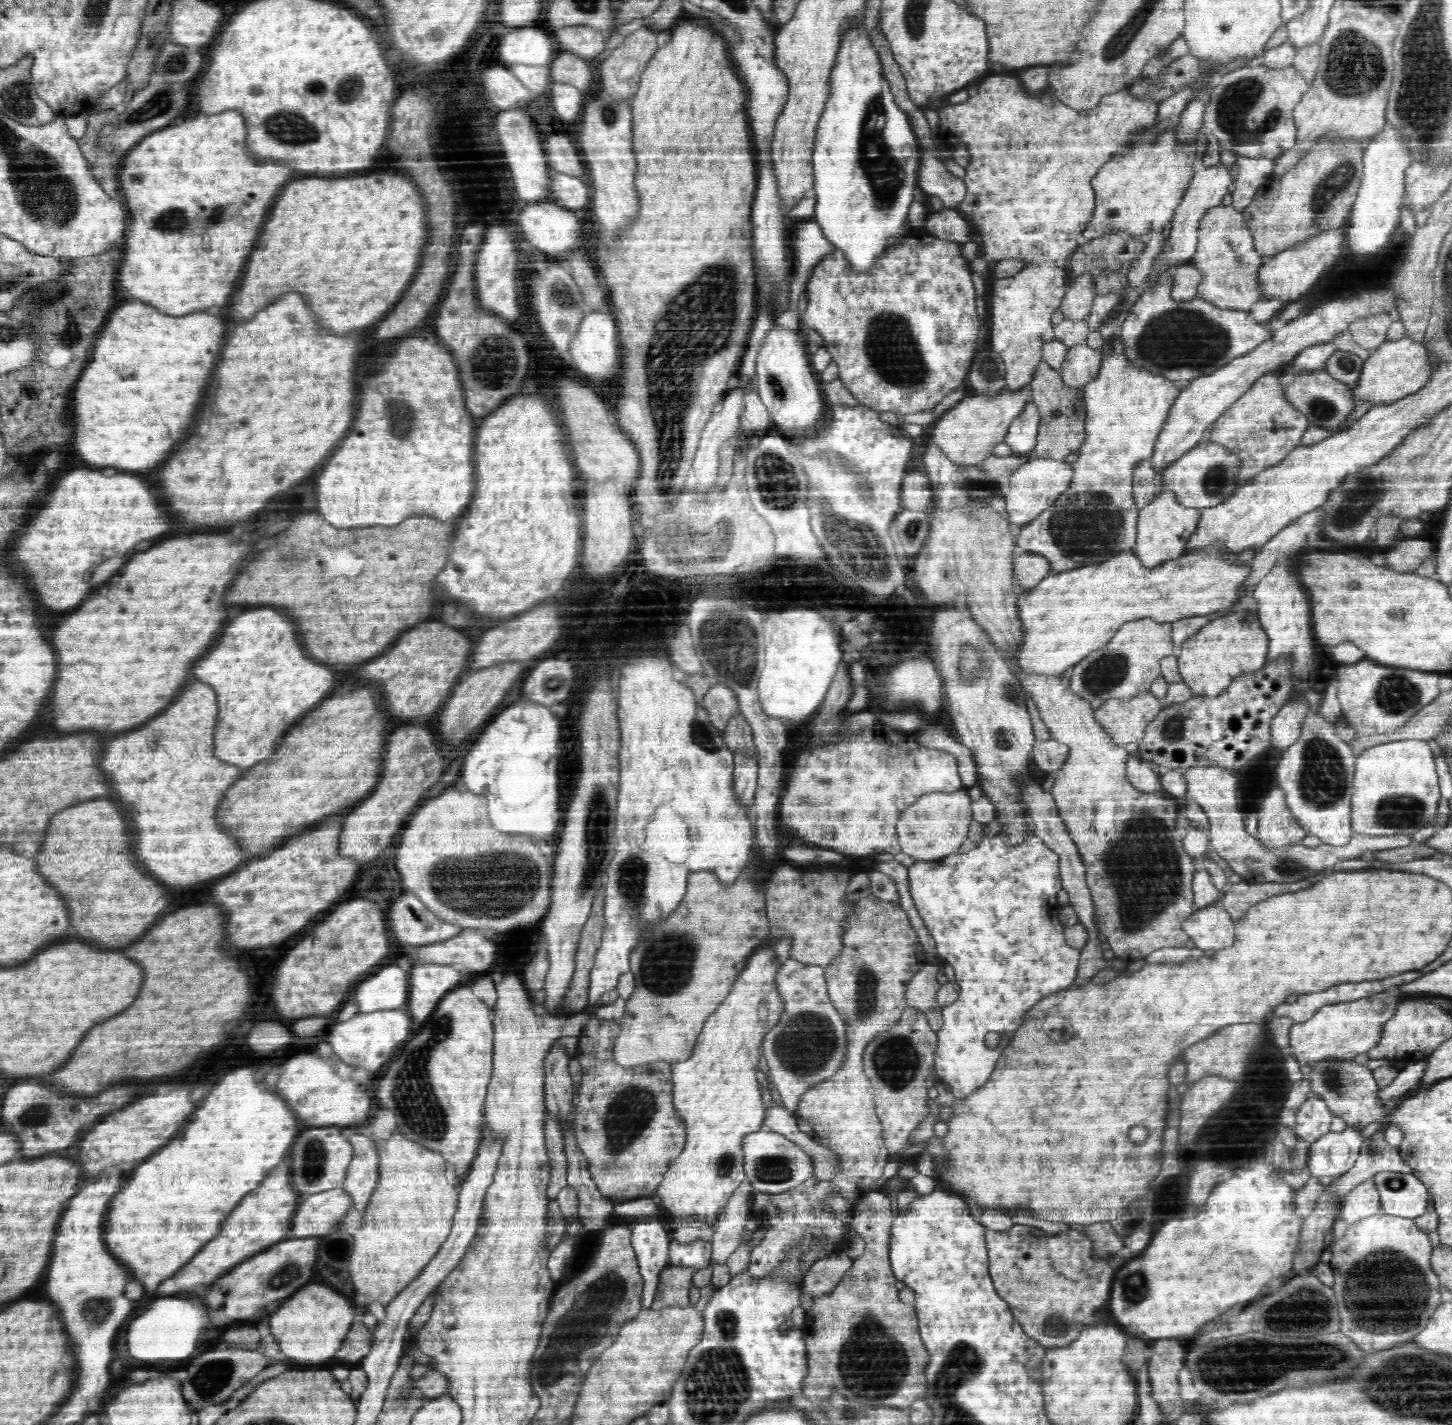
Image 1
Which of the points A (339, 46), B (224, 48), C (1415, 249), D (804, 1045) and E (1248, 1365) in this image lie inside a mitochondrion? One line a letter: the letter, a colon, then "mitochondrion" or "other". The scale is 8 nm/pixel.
A: other
B: other
C: other
D: mitochondrion
E: mitochondrion

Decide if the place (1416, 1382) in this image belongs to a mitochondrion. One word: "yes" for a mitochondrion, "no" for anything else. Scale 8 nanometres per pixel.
yes

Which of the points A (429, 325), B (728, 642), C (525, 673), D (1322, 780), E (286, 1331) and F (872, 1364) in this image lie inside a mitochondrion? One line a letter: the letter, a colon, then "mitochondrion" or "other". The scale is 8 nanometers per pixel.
A: other
B: mitochondrion
C: other
D: mitochondrion
E: other
F: mitochondrion

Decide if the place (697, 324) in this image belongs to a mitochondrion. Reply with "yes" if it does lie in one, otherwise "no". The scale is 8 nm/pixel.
yes

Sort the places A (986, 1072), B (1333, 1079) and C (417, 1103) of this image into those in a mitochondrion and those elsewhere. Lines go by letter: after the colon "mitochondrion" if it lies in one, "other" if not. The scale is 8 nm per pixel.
A: other
B: mitochondrion
C: mitochondrion

